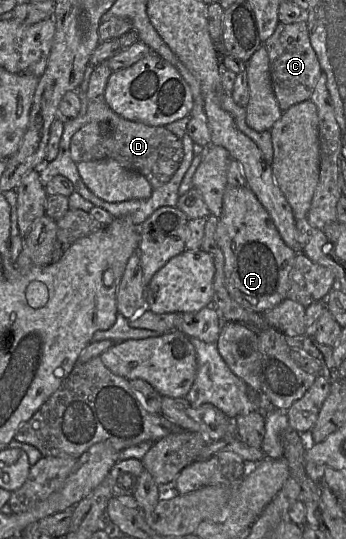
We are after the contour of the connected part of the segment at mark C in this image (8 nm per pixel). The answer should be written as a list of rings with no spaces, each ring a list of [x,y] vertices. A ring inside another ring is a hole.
[[[301,19],[292,24],[279,22],[274,33],[264,42],[264,46],[269,55],[272,87],[281,111],[309,100],[322,70],[310,42],[306,20]]]

